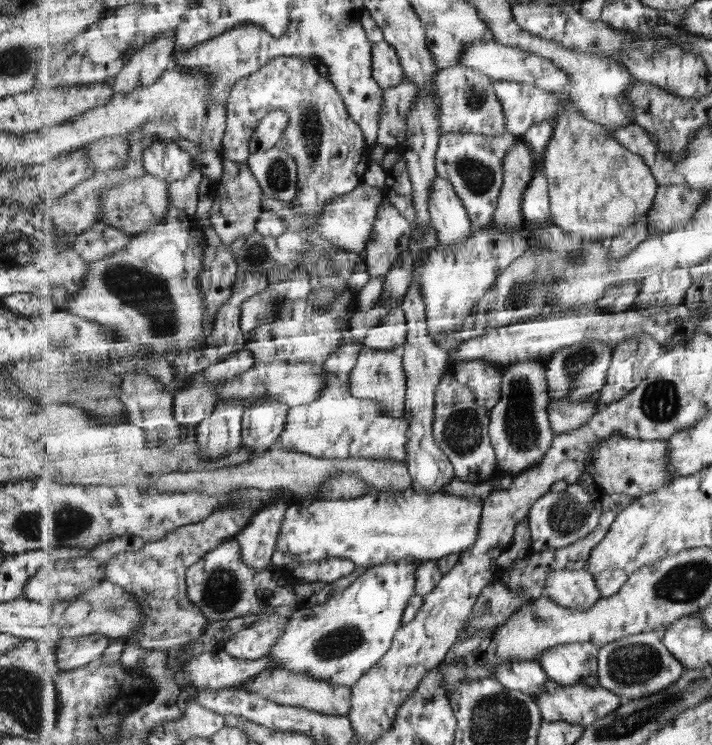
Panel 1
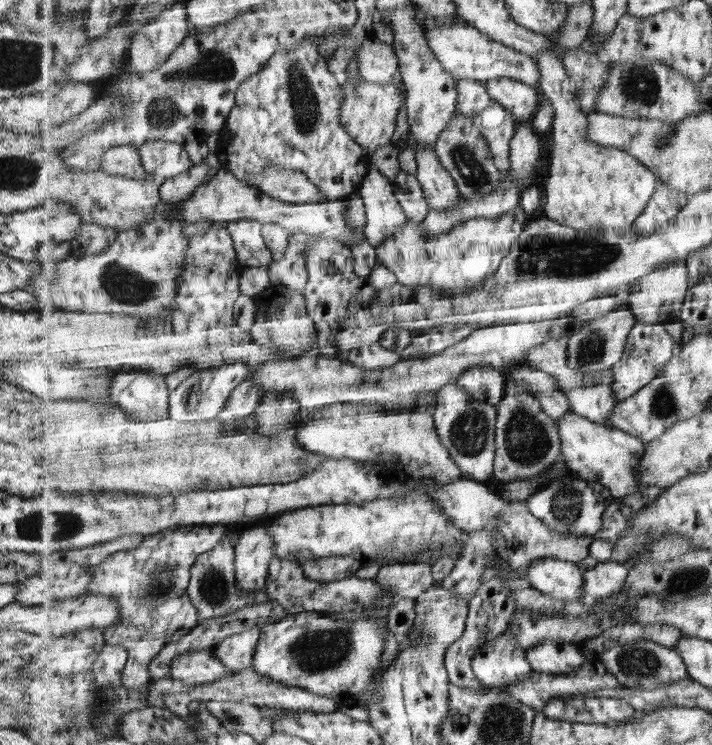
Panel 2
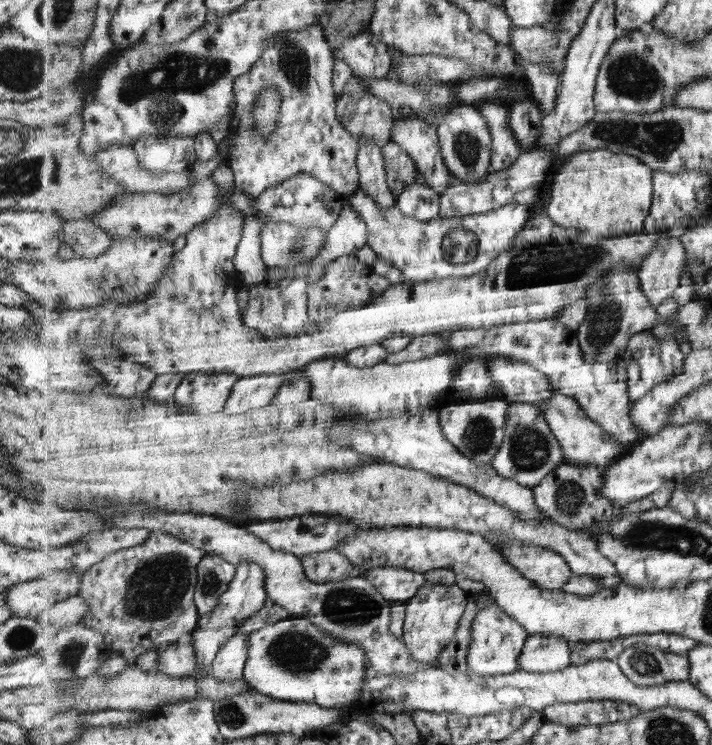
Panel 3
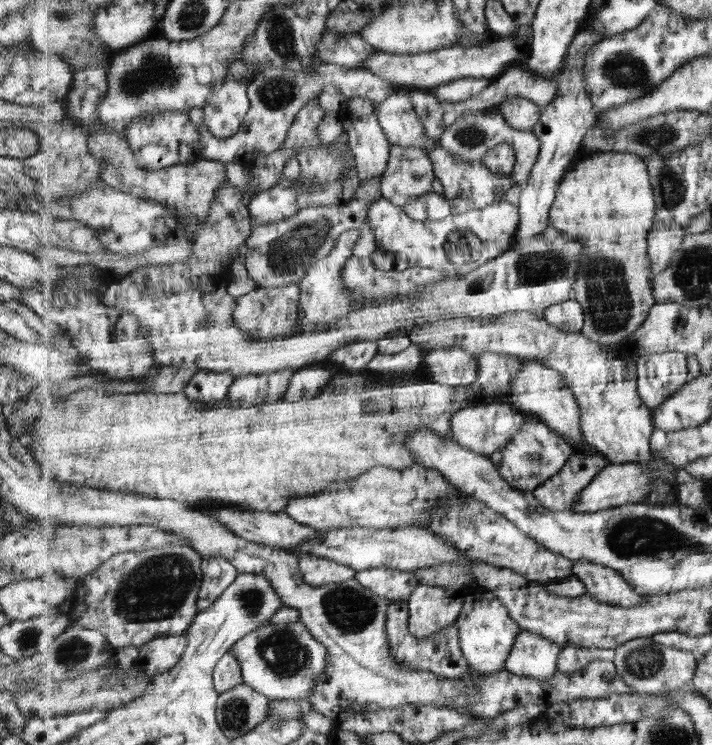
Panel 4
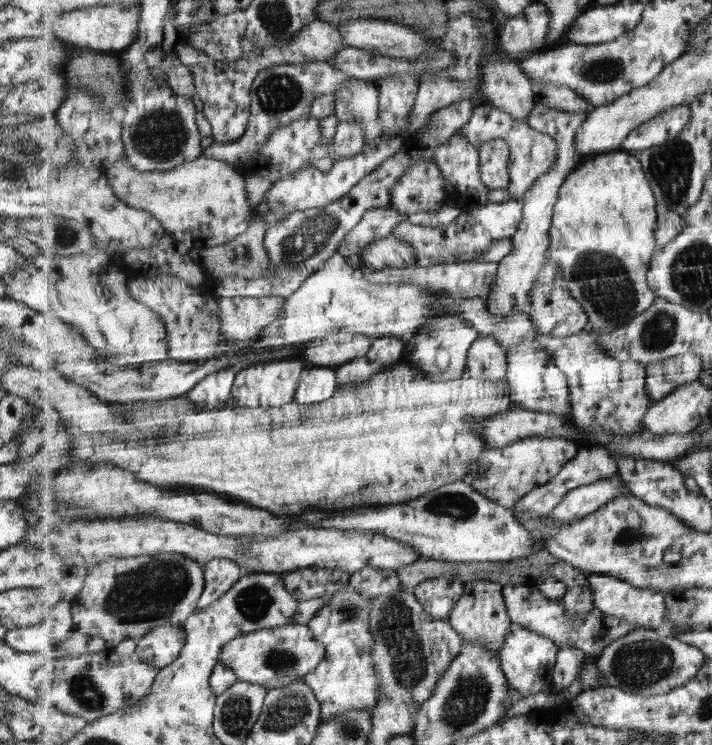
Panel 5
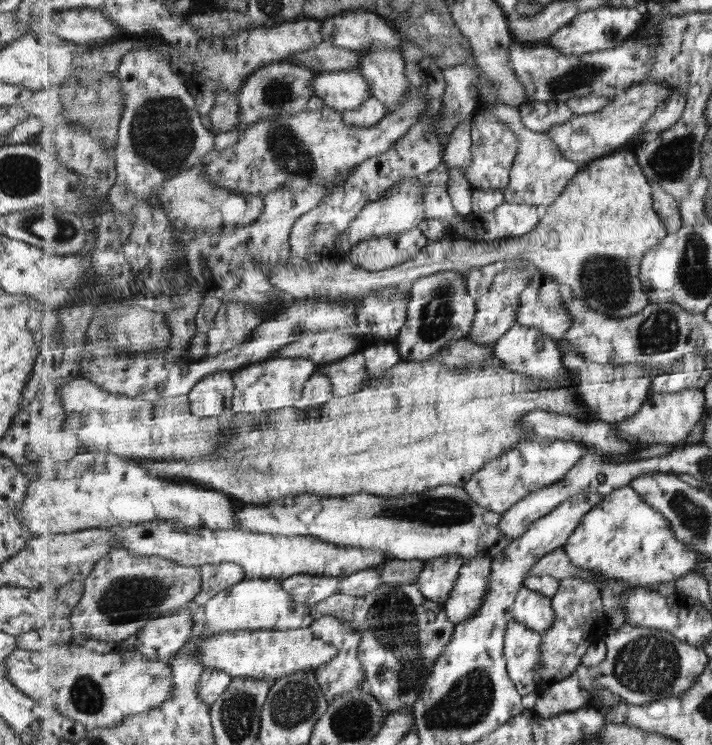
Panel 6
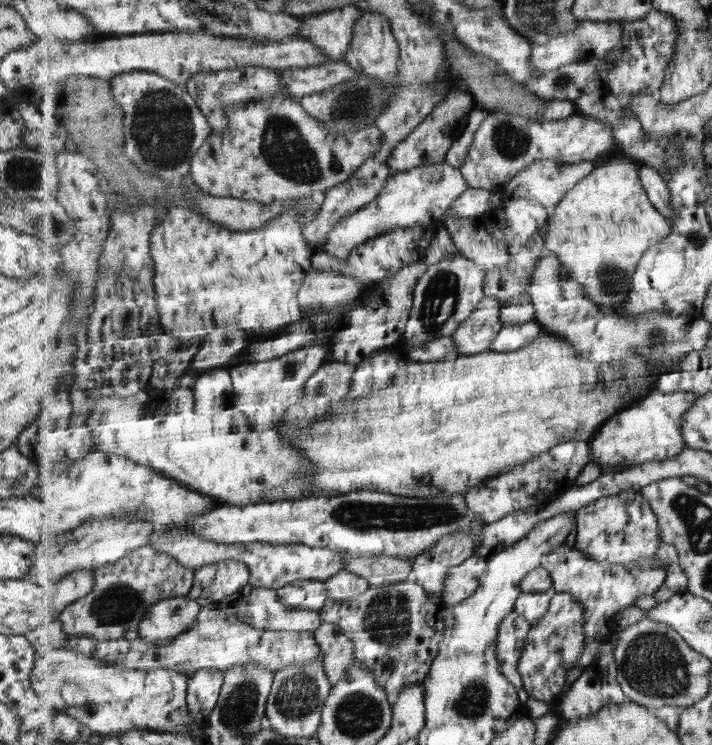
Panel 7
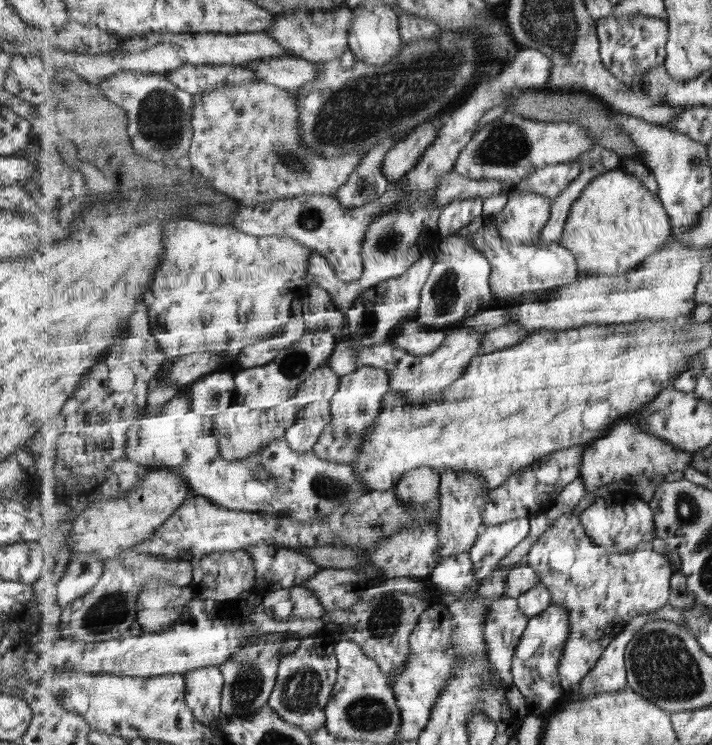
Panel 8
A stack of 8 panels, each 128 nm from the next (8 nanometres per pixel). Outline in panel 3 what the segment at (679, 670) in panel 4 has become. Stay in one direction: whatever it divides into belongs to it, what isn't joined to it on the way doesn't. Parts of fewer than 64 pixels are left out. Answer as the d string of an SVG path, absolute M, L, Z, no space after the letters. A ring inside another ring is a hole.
M634 645L619 654L617 663L635 684L642 687L690 680L687 654L675 654L659 647Z

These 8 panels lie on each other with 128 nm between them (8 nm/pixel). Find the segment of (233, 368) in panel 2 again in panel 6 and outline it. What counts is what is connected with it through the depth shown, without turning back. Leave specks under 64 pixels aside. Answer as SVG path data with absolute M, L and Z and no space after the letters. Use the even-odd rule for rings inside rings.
M217 371L193 386L191 411L197 416L219 416L233 410L235 382L232 371Z

